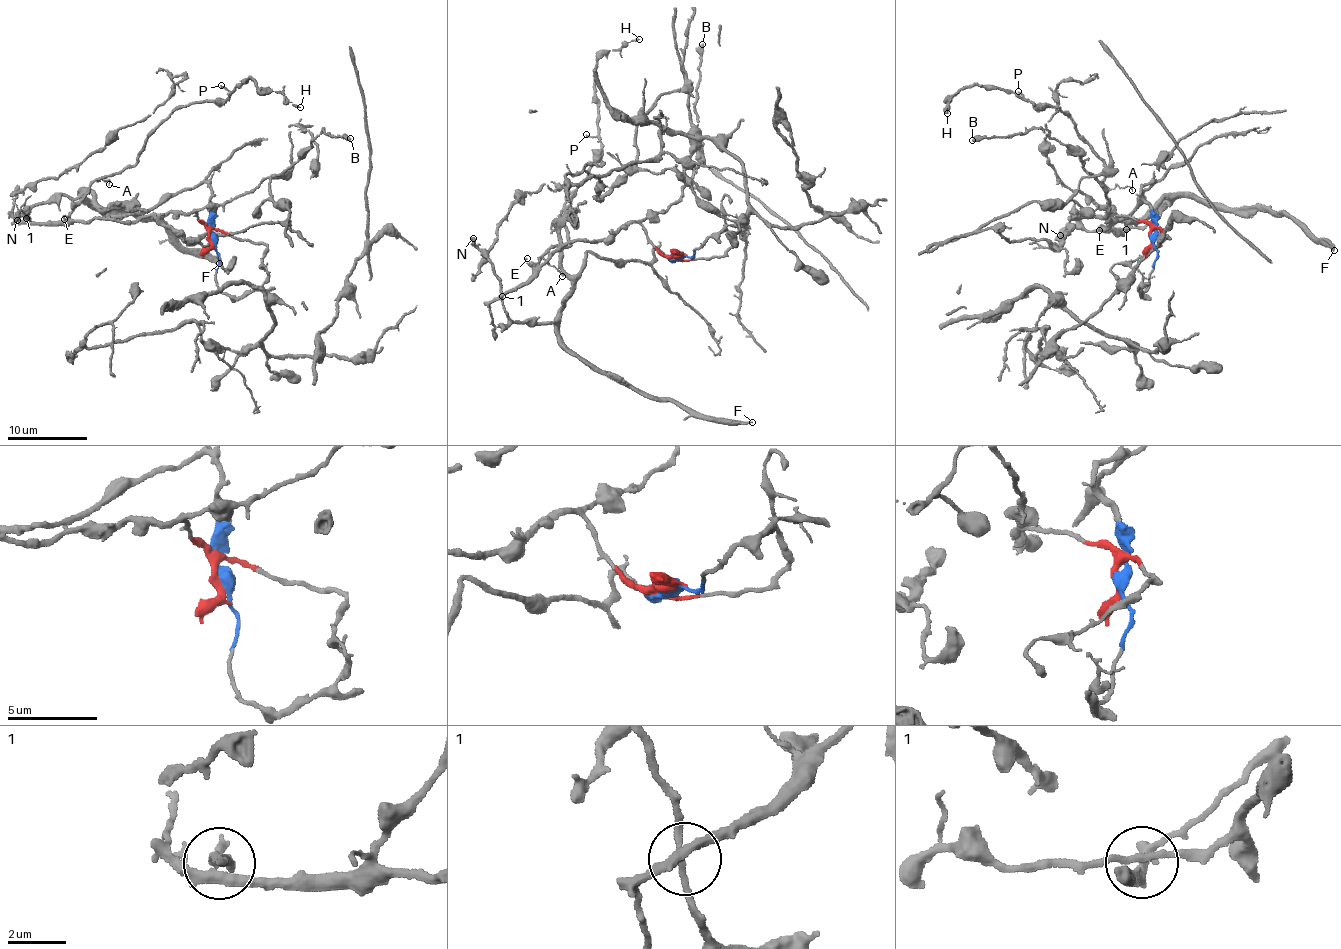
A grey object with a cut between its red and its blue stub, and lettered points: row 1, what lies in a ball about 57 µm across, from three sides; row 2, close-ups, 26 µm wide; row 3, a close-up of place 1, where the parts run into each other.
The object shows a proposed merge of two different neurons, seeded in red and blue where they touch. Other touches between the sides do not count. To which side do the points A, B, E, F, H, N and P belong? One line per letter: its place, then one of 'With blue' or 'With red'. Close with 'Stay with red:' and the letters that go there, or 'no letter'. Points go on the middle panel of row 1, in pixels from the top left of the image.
A: Place: (562, 276). With red
B: Place: (702, 44). With red
E: Place: (527, 258). With red
F: Place: (752, 422). With blue
H: Place: (639, 39). With red
N: Place: (473, 238). With blue
P: Place: (586, 134). With red
Stay with red: A, B, E, H, P

